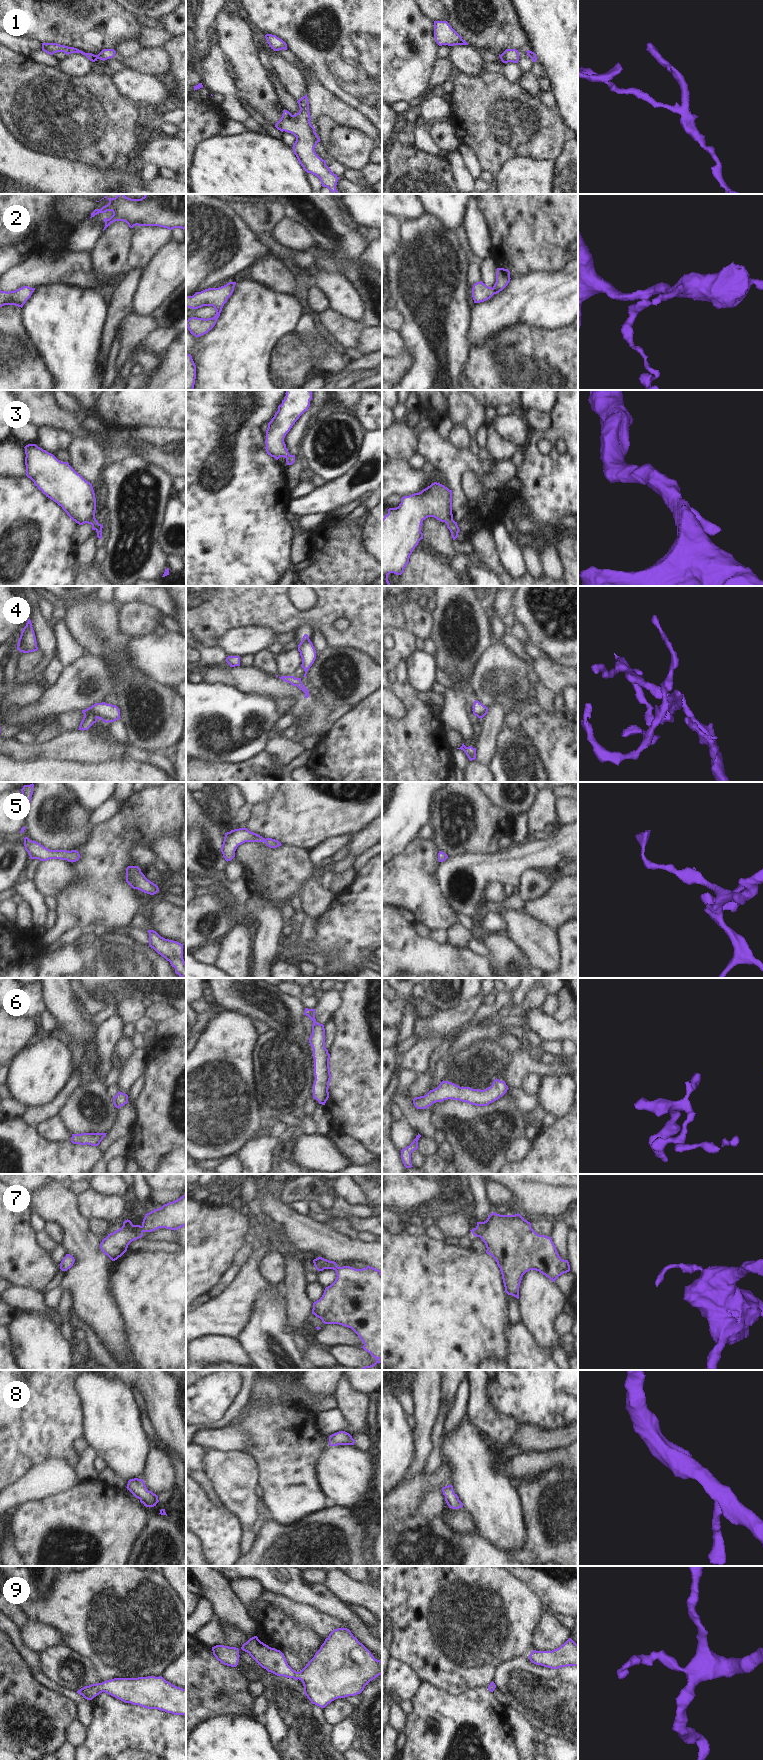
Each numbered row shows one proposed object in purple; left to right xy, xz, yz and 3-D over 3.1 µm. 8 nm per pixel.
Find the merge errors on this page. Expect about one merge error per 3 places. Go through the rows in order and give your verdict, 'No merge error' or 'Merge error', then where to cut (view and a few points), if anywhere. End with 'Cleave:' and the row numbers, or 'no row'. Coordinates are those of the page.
1: No merge error. No split
2: No merge error. No split
3: No merge error. No split
4: No merge error. No split
5: No merge error. No split
6: No merge error. No split
7: Merge error. Split along xy (140, 1226), (142, 1233)
8: No merge error. No split
9: No merge error. No split
Cleave: 7

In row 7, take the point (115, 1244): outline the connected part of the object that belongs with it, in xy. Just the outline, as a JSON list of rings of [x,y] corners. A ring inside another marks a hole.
[[[125,1220],[123,1226],[108,1234],[100,1243],[100,1249],[112,1261],[121,1257],[128,1248],[128,1245],[143,1236],[140,1225],[133,1225],[130,1220]]]

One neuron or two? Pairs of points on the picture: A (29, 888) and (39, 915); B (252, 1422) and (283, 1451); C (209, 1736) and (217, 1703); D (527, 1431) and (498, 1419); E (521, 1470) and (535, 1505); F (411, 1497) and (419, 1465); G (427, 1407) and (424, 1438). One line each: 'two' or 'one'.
A: one
B: one
C: two
D: two
E: two
F: two
G: one

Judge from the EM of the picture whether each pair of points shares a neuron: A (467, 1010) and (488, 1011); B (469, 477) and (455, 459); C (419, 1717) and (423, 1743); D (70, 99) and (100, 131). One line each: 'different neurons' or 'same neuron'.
A: different neurons
B: different neurons
C: same neuron
D: same neuron

